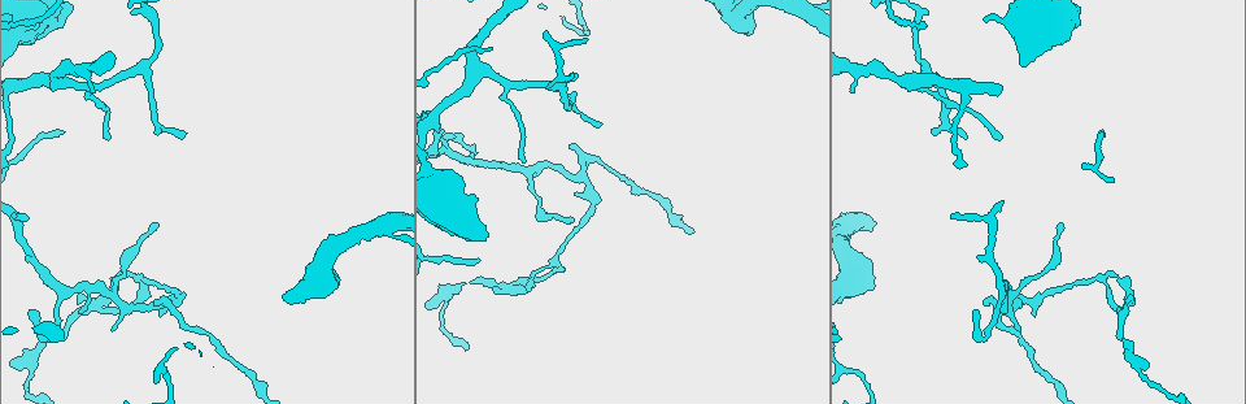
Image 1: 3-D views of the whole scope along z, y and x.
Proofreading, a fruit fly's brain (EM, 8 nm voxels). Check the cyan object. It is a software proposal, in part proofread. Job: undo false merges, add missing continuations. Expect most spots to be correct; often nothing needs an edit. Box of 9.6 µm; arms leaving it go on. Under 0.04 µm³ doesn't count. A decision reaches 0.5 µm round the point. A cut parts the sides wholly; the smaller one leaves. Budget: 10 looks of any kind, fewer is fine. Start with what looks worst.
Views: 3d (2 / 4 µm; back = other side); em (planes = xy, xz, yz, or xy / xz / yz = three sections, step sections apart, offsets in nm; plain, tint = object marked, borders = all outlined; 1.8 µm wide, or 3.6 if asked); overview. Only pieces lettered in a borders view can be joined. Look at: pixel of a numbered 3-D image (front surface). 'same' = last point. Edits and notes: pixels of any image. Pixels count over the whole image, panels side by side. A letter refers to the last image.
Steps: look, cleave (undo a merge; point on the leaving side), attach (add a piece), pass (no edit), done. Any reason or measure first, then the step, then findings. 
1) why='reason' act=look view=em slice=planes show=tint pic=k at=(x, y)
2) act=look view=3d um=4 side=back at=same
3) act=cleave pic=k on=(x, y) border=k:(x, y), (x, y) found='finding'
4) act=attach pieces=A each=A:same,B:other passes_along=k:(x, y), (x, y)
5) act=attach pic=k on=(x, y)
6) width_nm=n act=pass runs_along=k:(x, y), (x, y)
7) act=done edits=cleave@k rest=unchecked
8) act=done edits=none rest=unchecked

why='touches itself' act=look view=em slice=xz step=16 show=tint pic=1 at=(102, 310)

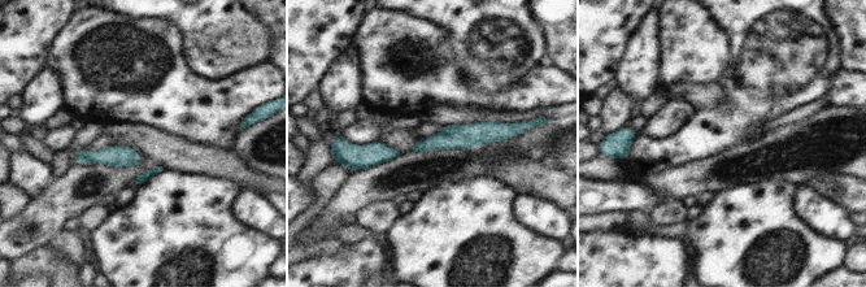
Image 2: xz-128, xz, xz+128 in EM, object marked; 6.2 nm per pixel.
why='another direction' act=look view=em slice=xy step=16 show=tint at=same

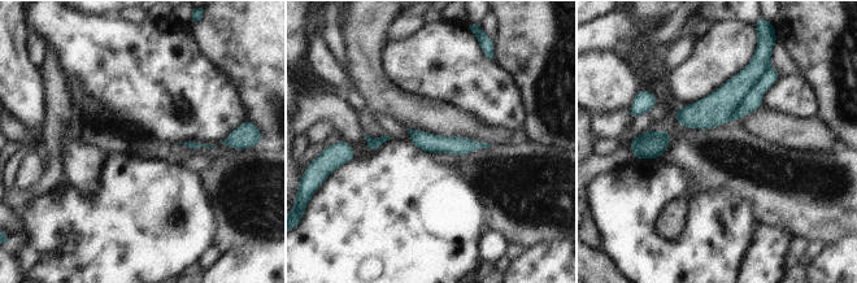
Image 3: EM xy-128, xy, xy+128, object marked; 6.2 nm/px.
act=look view=em slice=xy step=16 show=borders at=same

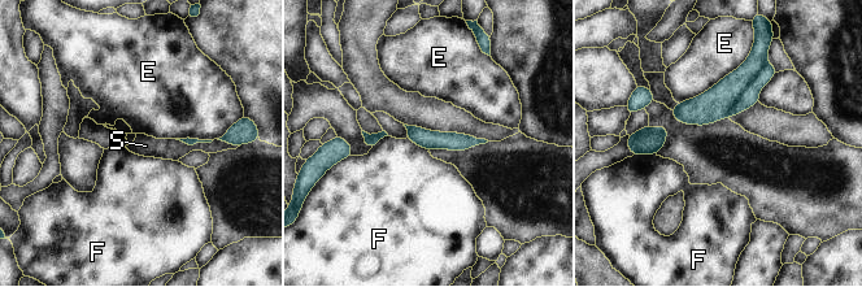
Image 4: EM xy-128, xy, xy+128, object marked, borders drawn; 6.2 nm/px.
width_nm=120 act=pass each=E:other,F:other,S:other found='one neuron here'

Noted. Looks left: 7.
why='an open end' act=look view=3d um=4 pic=1 at=(1020, 328)

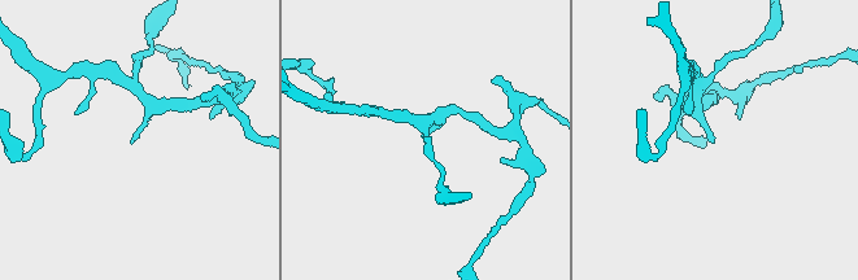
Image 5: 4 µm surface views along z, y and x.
act=look view=em slice=yz step=4 show=plain pic=5 at=(131, 143)

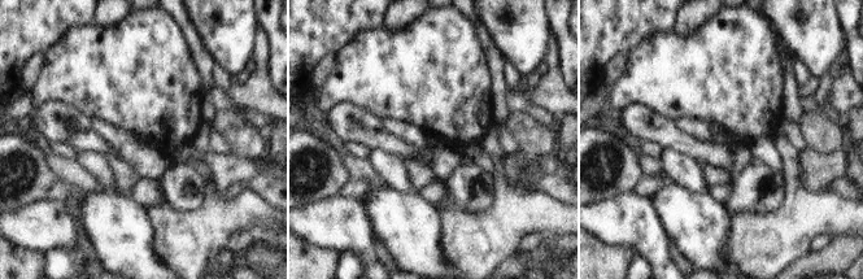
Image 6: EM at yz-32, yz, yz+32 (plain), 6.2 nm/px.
why='what lies round it' act=look view=em slice=yz step=4 show=borders at=same

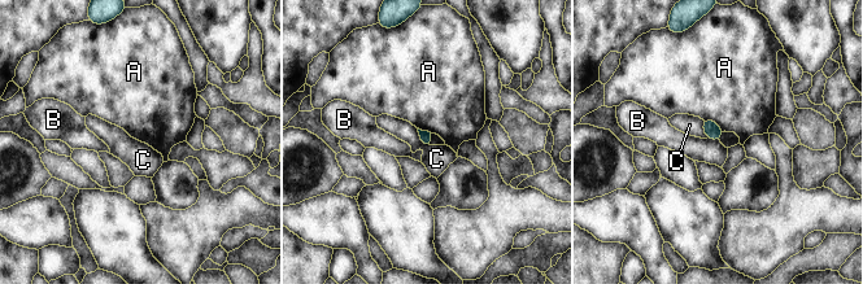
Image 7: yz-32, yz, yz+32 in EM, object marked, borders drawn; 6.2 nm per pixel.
longest_contact=A:160nm act=pass each=A:other,B:other,C:other found='no lettered piece goes on from it'

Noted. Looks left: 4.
why='thin end' act=look view=3d um=2 pic=1 at=(1061, 224)

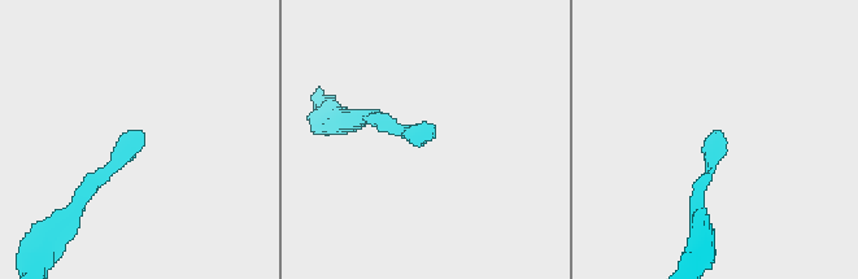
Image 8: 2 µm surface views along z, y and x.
act=look view=em um=3.6 slice=planes show=borders pic=8 at=(138, 130)

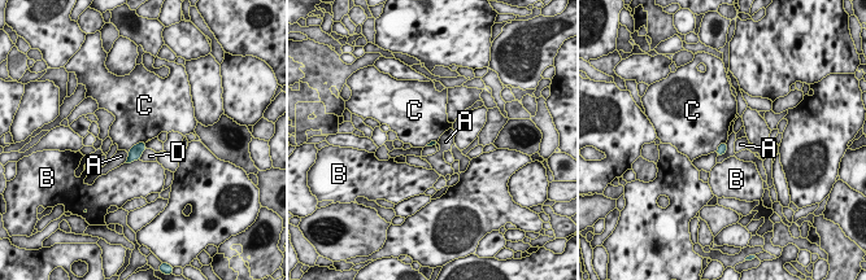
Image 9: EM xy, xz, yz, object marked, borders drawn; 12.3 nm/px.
act=pass each=A:other,B:other,C:other,D:other border=9:(144, 141), (136, 143), (127, 152) found='no lettered piece goes on from it'

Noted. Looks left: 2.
act=done edits=none rest=unchecked

